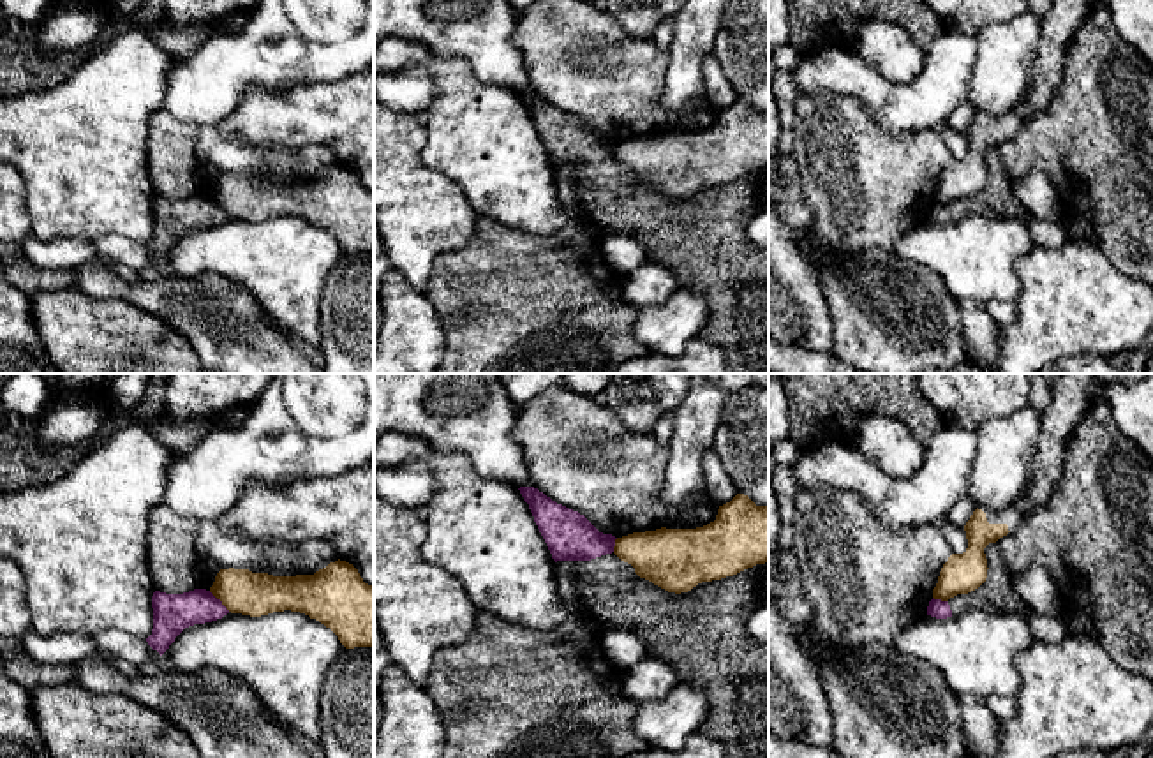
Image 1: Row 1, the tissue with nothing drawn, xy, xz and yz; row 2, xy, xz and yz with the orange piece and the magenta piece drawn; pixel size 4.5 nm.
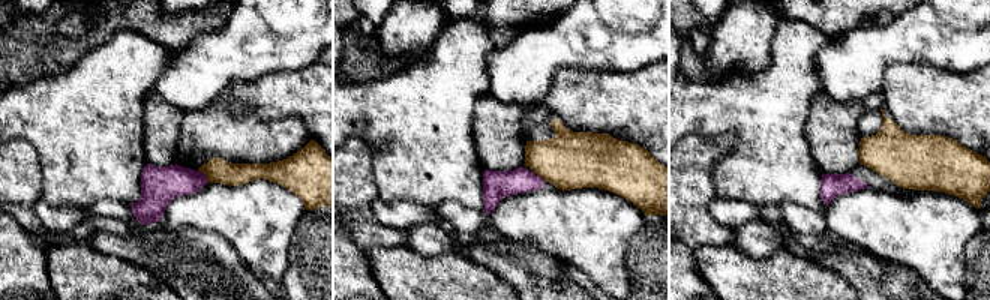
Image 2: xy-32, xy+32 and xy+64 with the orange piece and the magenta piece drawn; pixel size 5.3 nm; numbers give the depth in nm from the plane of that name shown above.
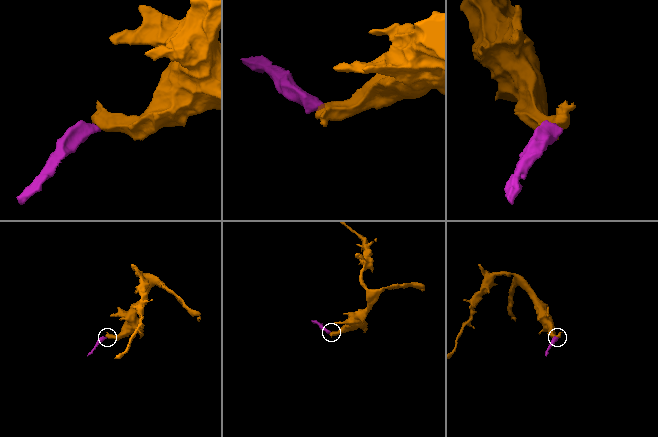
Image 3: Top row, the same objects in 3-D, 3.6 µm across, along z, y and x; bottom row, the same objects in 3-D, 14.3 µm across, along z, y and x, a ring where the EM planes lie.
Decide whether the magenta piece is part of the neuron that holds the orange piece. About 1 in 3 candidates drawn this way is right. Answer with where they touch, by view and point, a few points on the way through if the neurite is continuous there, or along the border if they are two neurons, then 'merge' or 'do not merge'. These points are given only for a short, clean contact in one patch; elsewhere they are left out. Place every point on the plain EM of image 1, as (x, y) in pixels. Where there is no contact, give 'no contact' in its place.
meets orange in xy at (219, 203); border along xy (208, 196), (230, 215); do not merge

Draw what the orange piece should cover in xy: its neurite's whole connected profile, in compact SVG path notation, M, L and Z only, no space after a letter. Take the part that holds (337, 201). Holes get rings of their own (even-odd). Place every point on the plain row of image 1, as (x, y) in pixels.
M346 166L296 182L220 175L210 197L231 219L300 217L330 233L346 254L374 252L374 192Z

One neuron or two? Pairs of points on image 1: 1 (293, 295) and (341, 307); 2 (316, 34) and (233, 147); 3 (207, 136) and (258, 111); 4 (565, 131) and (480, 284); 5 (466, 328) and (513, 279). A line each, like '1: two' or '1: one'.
1: two
2: two
3: two
4: two
5: one

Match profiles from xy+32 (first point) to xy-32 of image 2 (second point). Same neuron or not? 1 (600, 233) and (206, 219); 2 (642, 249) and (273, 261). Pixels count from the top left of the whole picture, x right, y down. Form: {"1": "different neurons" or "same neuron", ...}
{"1": "same neuron", "2": "different neurons"}

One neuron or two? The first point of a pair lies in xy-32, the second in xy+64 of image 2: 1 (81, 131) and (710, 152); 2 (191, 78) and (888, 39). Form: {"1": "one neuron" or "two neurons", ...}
{"1": "two neurons", "2": "one neuron"}

